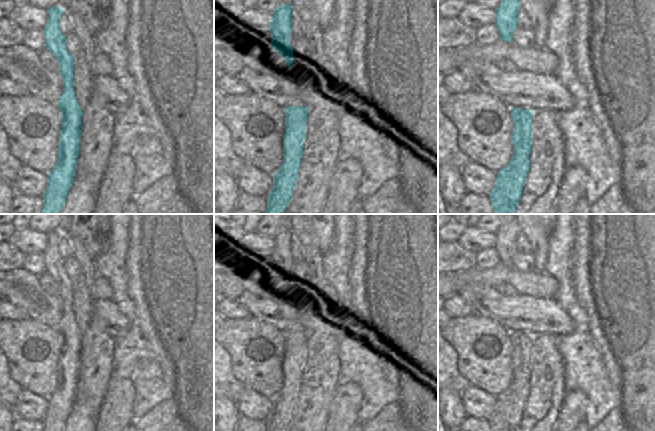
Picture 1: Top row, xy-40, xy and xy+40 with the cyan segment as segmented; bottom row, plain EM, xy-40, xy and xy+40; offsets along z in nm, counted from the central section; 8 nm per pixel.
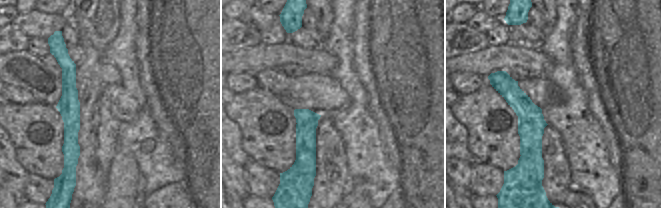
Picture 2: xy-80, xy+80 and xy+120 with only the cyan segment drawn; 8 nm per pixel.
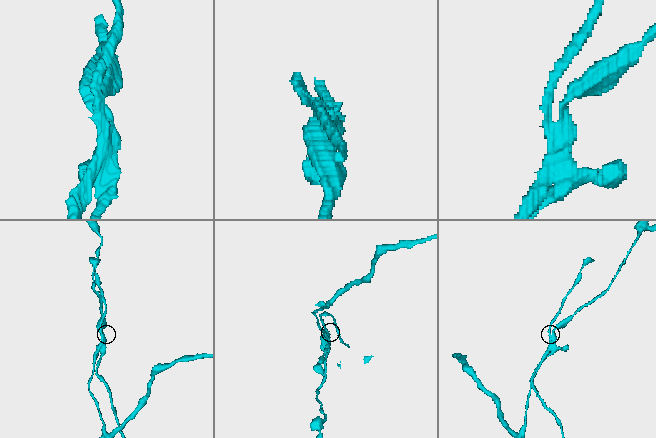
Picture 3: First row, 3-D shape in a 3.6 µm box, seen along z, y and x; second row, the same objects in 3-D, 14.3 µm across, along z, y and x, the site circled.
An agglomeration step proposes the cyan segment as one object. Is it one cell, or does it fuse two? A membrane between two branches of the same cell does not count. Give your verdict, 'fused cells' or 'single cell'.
fused cells

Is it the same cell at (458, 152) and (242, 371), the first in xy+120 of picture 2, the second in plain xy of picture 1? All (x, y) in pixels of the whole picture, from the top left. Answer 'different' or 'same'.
different

